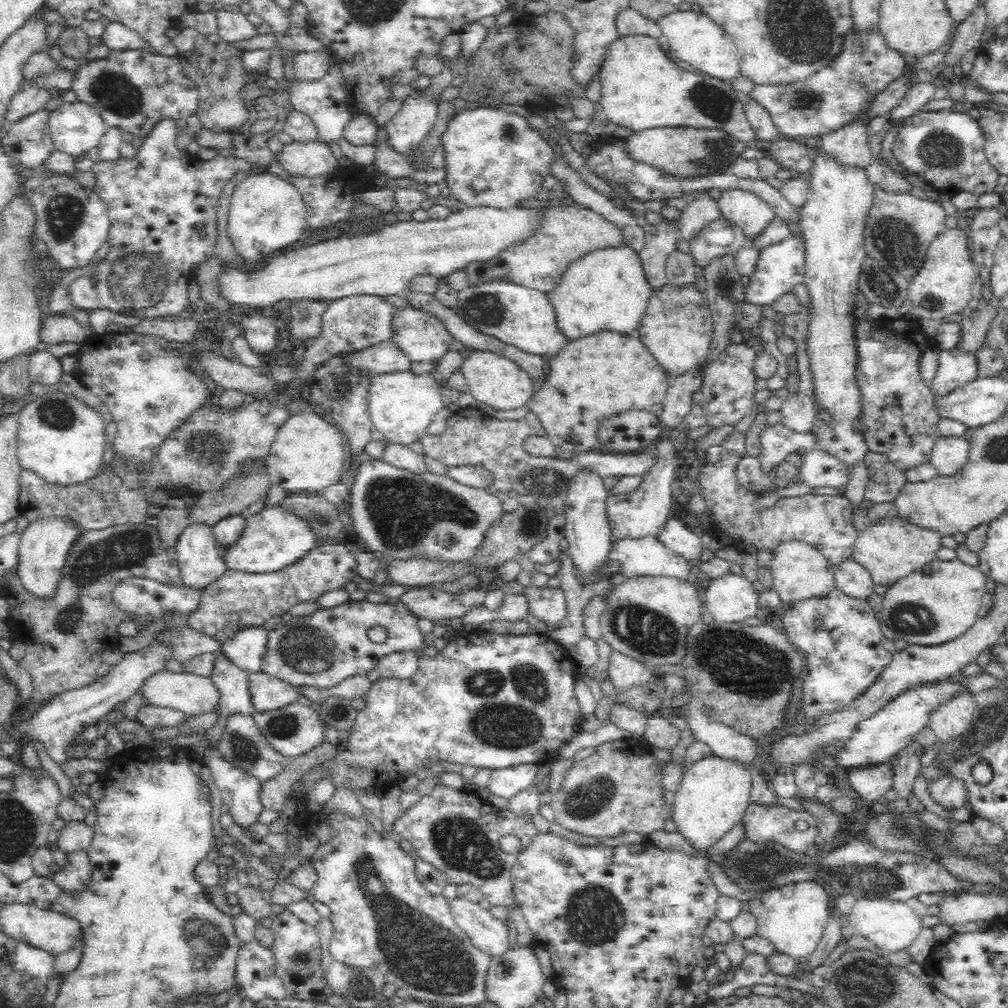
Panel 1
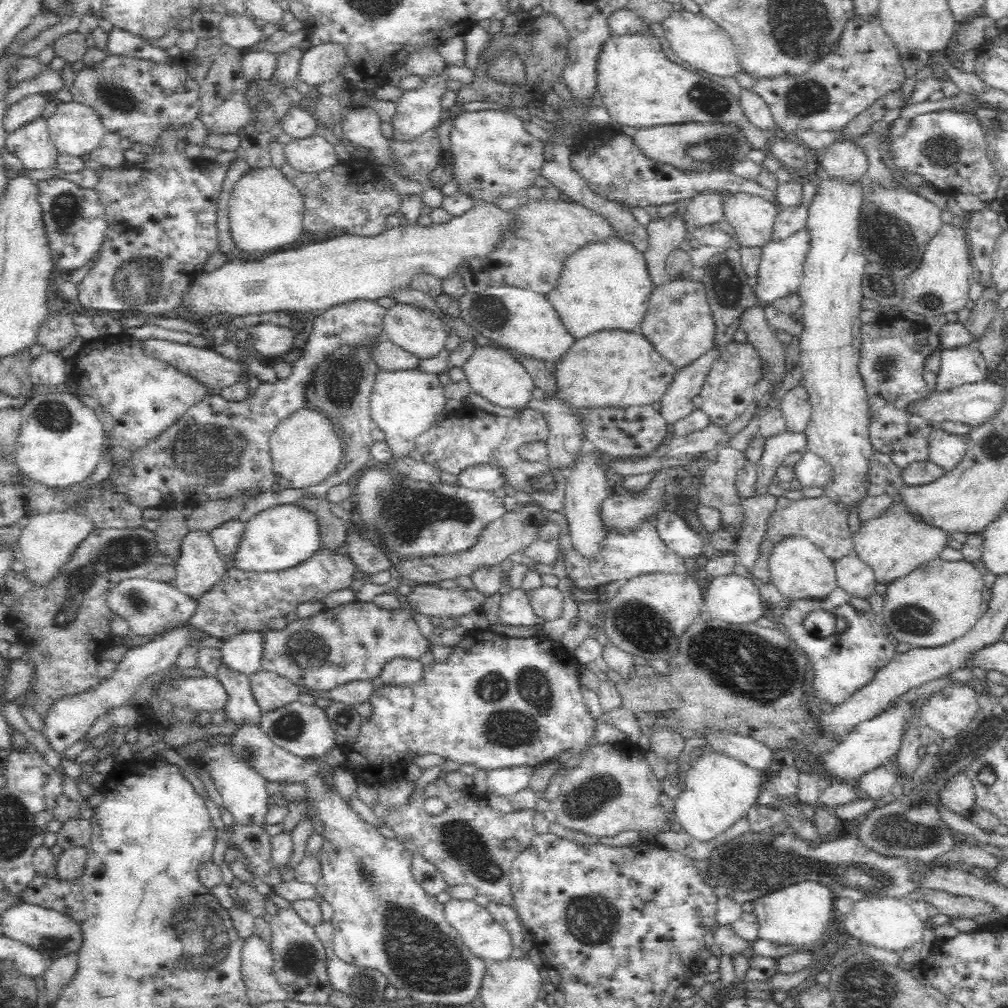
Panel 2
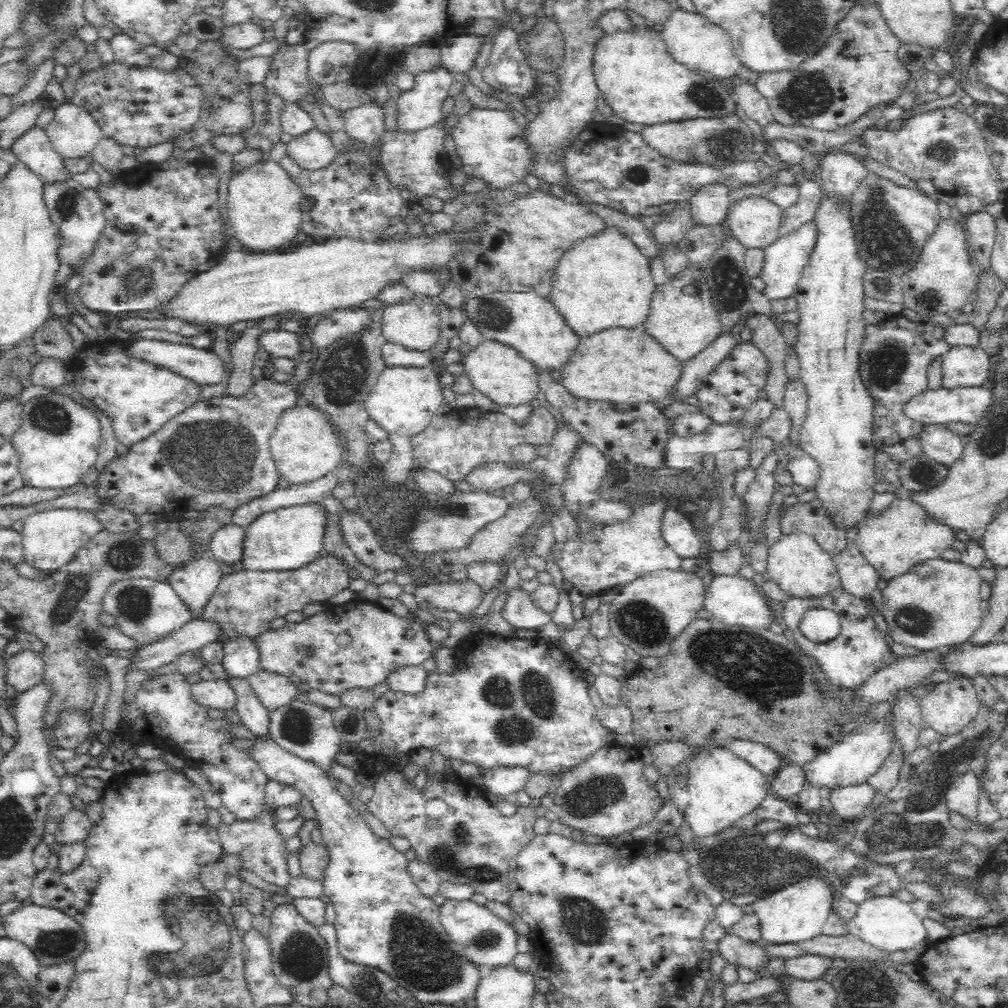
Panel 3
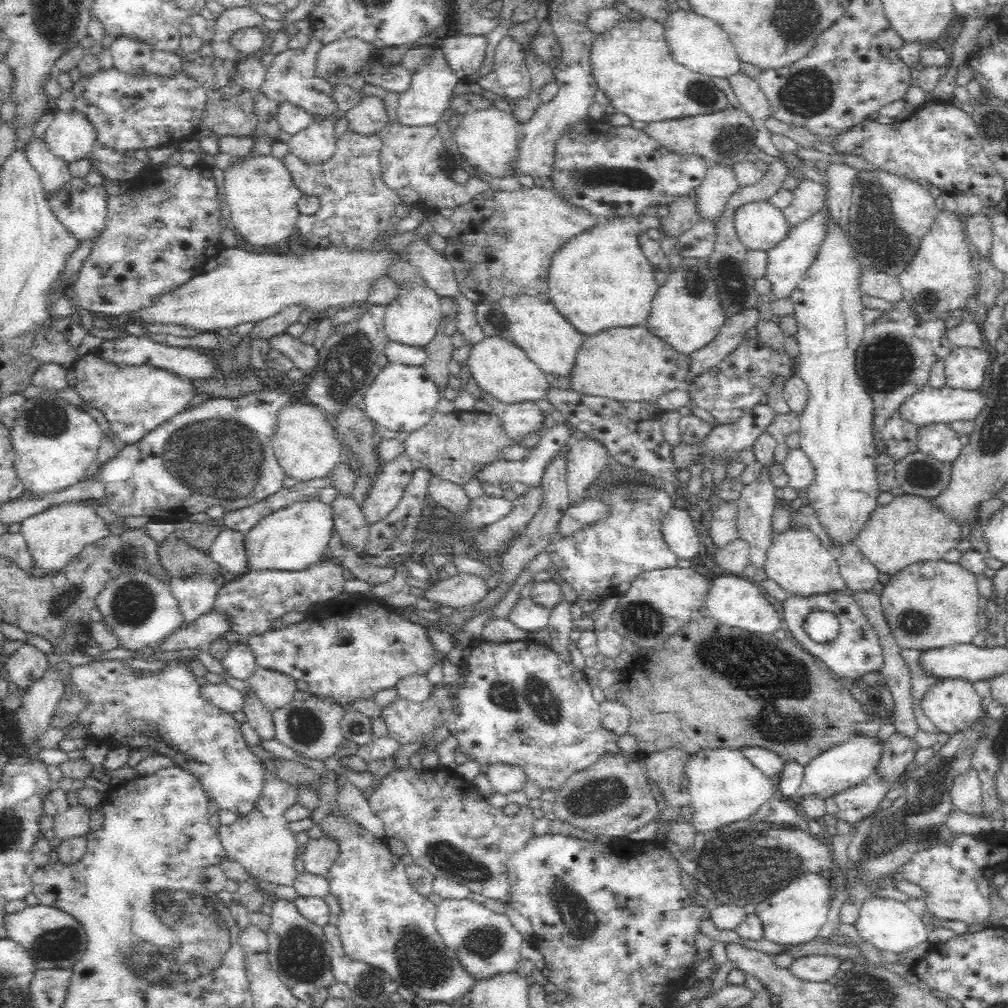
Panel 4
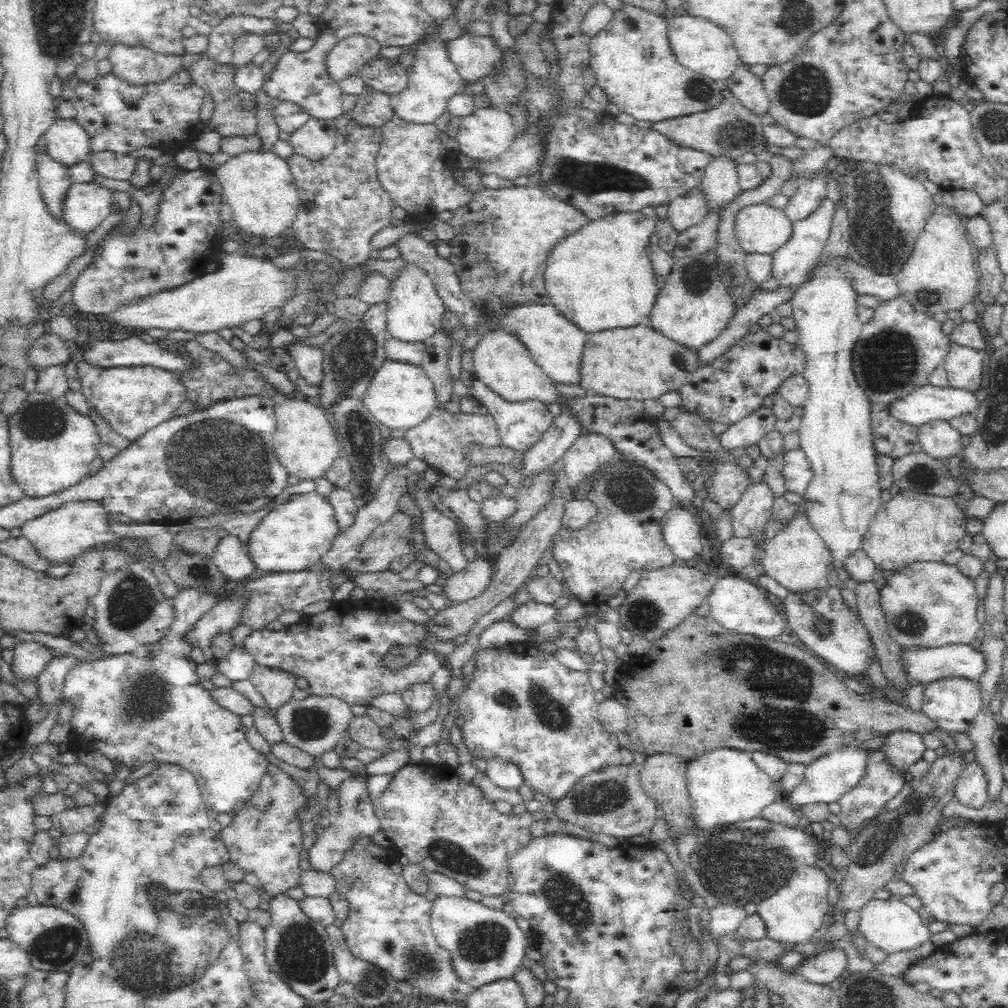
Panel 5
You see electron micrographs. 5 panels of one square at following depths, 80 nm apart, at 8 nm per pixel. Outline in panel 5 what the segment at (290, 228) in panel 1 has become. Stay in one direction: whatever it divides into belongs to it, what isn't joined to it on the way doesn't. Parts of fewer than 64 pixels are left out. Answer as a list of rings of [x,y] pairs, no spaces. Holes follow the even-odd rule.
[[[272,150],[246,151],[231,156],[211,171],[224,193],[226,218],[232,219],[238,230],[266,240],[277,238],[290,228],[296,218],[300,199],[287,159],[278,157]]]

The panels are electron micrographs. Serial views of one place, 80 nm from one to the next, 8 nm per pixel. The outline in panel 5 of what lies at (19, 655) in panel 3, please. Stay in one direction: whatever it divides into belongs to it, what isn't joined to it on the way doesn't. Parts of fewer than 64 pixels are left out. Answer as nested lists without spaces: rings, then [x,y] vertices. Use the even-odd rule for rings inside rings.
[[[18,642],[13,651],[11,670],[22,677],[37,677],[54,658],[54,649],[40,642]]]

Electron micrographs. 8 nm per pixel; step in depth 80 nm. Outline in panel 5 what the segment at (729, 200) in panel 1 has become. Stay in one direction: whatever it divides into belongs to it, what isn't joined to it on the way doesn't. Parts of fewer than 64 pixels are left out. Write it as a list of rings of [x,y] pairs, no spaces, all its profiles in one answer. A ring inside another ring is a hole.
[[[752,204],[742,208],[735,216],[735,234],[740,249],[746,254],[774,255],[792,237],[793,223],[782,210],[768,204]]]

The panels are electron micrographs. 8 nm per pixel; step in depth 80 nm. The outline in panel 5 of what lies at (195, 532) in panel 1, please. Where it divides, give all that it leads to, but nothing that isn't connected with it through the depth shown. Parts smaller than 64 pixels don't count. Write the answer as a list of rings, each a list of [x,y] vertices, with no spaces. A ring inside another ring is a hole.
[[[180,588],[180,594],[176,594],[171,603],[174,620],[153,647],[106,656],[100,660],[82,661],[82,664],[66,673],[61,700],[72,705],[72,718],[69,720],[72,733],[68,744],[76,755],[80,752],[98,752],[116,767],[128,768],[130,772],[154,762],[179,765],[193,774],[207,809],[219,815],[232,814],[244,808],[271,764],[264,754],[254,750],[248,743],[248,730],[242,724],[242,718],[219,706],[211,692],[202,688],[202,679],[196,674],[198,662],[190,656],[194,648],[190,636],[203,614],[218,602],[215,596],[193,588]]]

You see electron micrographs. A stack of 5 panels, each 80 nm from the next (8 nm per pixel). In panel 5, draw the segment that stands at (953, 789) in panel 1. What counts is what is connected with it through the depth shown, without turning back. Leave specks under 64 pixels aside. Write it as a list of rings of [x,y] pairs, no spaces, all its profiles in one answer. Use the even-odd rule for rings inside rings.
[[[970,761],[958,777],[954,797],[961,804],[981,808],[989,800],[988,779],[986,770],[982,764]]]

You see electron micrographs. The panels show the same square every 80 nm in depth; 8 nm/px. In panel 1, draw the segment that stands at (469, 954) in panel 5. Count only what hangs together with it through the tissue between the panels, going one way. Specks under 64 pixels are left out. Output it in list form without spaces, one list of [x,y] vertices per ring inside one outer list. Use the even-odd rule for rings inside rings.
[[[456,897],[449,900],[449,913],[480,952],[494,958],[510,950],[508,928],[479,903]]]

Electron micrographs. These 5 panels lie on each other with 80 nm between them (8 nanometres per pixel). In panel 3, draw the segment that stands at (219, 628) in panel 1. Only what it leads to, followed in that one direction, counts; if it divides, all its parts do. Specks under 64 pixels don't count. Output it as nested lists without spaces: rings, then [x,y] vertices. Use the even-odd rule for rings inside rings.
[[[322,554],[312,564],[303,566],[298,570],[288,571],[253,571],[242,569],[240,571],[226,574],[213,592],[206,610],[202,612],[202,616],[206,619],[214,619],[220,621],[222,632],[229,638],[250,638],[270,629],[270,620],[281,616],[286,616],[289,612],[300,612],[306,604],[310,602],[327,603],[334,594],[342,592],[344,588],[348,588],[350,577],[348,576],[348,568],[342,561],[335,556]]]

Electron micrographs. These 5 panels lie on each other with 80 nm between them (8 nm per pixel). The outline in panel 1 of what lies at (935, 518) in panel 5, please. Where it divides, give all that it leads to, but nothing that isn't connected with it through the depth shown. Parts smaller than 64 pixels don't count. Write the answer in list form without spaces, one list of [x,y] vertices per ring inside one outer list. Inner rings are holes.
[[[895,511],[874,524],[866,523],[858,531],[850,556],[870,571],[875,585],[885,587],[936,559],[945,540],[940,532],[914,524]]]

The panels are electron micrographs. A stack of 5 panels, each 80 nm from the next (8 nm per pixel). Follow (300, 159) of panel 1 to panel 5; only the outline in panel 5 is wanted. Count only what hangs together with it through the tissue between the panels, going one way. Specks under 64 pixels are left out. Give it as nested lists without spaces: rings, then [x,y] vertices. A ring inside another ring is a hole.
[[[310,117],[291,132],[290,144],[296,154],[316,160],[328,156],[335,147],[336,120]]]

